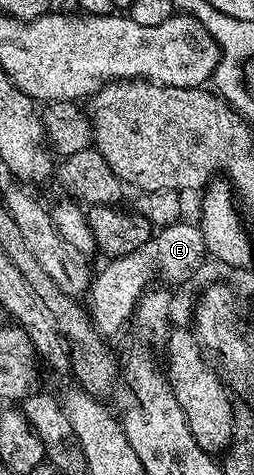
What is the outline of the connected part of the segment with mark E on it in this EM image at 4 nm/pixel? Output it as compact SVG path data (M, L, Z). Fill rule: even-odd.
M176 221L160 228L156 235L143 247L129 252L125 256L112 258L99 273L94 276L88 296L90 316L93 324L102 336L112 337L129 319L136 314L137 303L144 296L155 274L171 283L185 283L193 278L207 261L208 249L198 224Z

